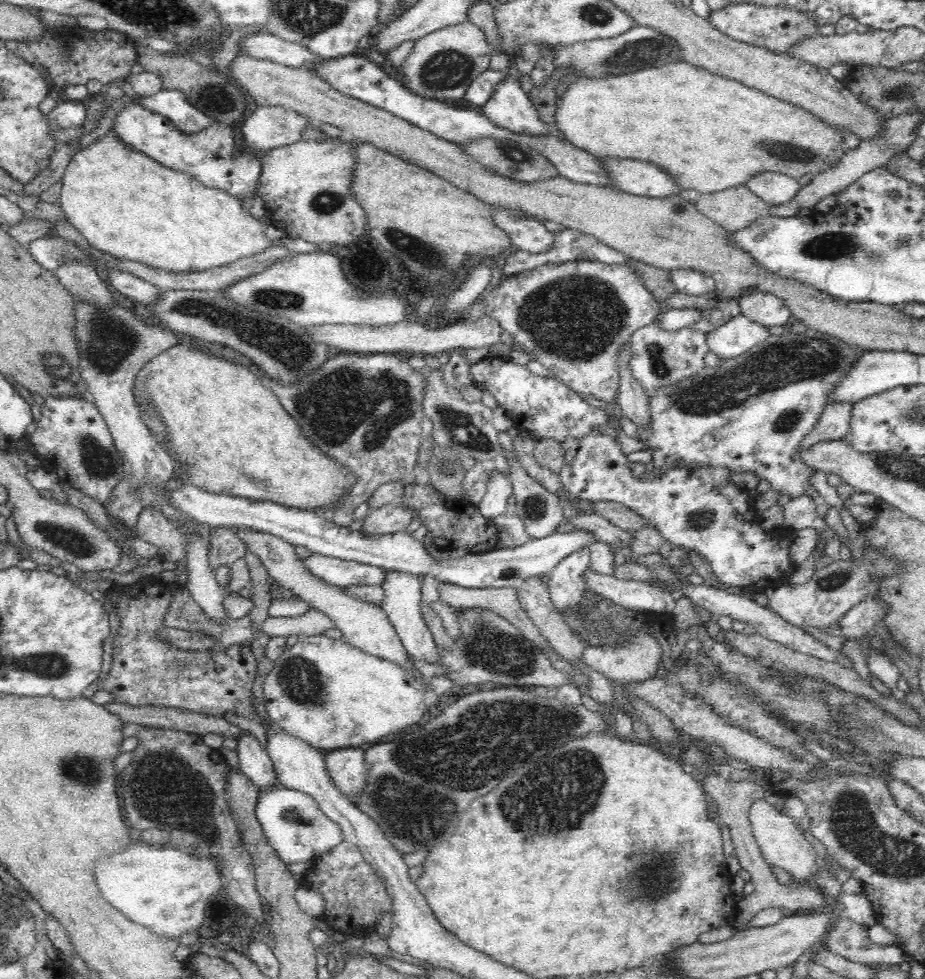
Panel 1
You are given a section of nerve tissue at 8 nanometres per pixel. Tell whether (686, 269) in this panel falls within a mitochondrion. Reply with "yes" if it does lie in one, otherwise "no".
no

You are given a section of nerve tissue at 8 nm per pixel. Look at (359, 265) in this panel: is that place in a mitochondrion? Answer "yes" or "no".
no

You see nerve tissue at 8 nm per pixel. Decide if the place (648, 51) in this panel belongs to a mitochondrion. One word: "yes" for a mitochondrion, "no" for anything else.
yes

